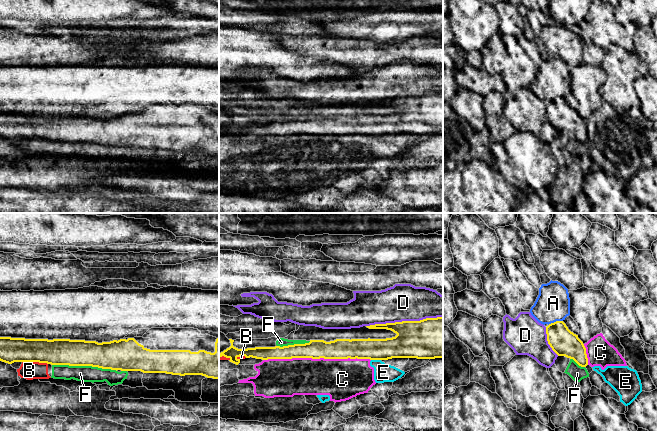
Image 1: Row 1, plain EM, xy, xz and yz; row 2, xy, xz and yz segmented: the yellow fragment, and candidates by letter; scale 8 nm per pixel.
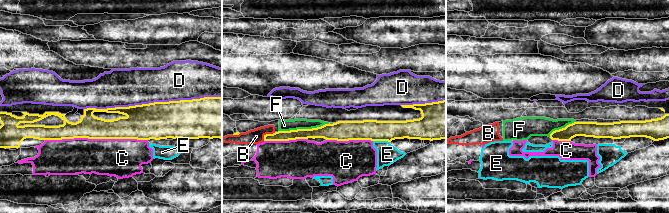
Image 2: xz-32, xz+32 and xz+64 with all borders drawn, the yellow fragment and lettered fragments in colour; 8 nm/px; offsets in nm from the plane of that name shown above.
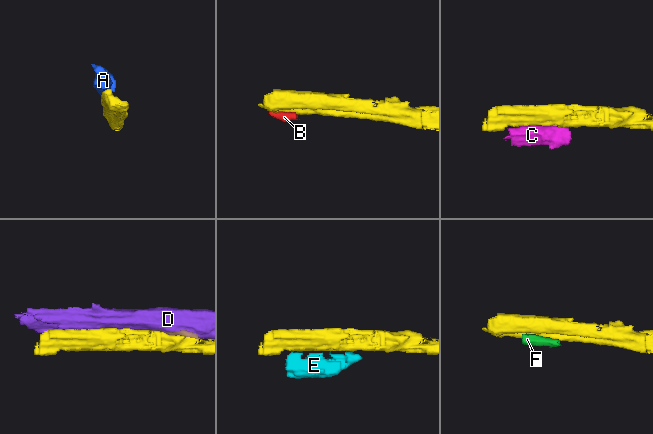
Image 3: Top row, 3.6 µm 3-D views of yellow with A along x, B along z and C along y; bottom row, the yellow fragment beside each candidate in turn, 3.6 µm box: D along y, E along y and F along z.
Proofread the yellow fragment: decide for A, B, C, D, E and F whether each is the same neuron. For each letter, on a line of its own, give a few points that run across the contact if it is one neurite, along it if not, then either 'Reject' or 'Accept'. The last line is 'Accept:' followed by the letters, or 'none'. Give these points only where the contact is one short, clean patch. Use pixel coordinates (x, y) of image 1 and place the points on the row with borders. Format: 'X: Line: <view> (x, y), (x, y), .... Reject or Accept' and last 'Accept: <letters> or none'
A: Reject
B: Line: xy (22, 361), (45, 362), (47, 364). Reject
C: Reject
D: Reject
E: Reject
F: Reject
Accept: none

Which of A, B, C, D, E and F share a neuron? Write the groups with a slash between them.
A / B C E F / D

